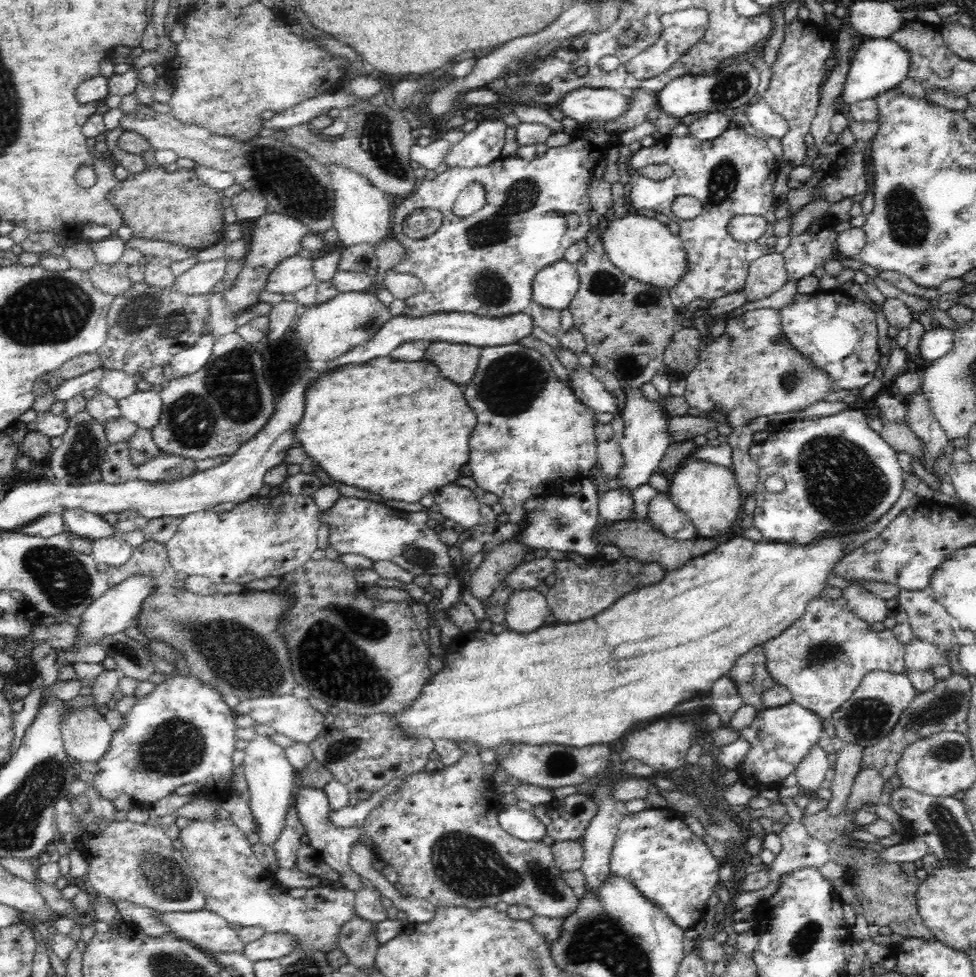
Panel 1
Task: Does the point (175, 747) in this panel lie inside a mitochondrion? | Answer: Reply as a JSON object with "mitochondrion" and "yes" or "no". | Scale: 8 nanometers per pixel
{"mitochondrion":"yes"}

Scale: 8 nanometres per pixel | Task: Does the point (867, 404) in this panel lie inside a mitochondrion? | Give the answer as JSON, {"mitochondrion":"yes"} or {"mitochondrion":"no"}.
{"mitochondrion":"no"}

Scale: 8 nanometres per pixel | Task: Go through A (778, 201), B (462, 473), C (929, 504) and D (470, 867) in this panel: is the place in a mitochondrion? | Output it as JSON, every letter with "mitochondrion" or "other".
{"A":"other","B":"other","C":"other","D":"mitochondrion"}

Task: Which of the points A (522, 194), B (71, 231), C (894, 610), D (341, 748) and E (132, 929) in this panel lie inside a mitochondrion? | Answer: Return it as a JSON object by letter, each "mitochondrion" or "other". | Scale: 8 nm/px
{"A":"mitochondrion","B":"other","C":"other","D":"mitochondrion","E":"other"}

